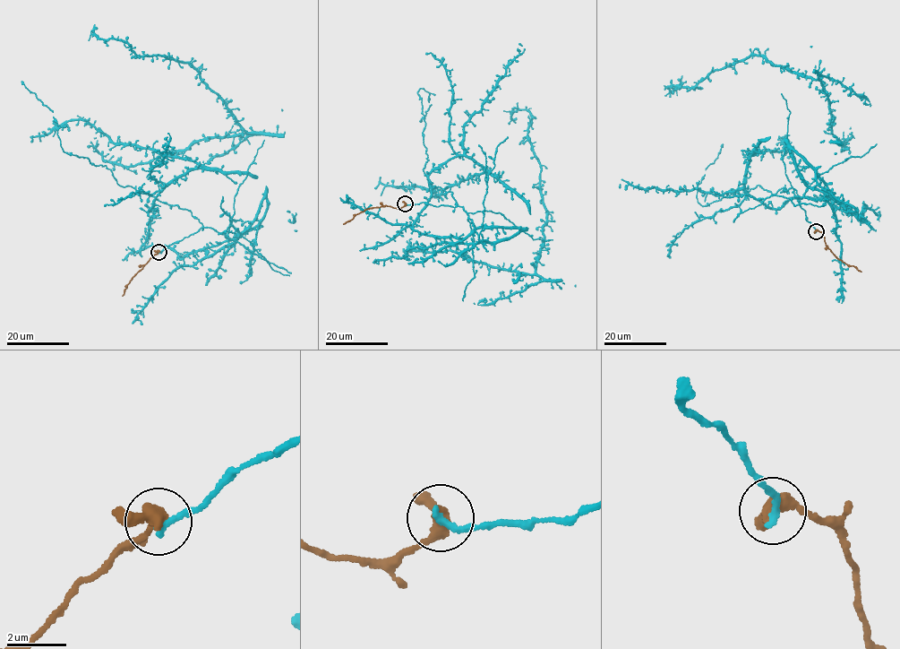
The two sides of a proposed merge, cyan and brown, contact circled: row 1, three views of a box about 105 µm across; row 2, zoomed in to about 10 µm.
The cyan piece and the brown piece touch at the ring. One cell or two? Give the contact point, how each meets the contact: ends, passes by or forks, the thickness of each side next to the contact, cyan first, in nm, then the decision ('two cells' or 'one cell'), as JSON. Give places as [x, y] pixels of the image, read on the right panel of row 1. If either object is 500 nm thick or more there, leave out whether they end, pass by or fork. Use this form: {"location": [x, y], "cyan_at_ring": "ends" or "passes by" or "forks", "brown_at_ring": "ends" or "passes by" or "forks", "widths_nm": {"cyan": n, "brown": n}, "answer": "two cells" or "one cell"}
{"location": [816, 231], "cyan_at_ring": "ends", "brown_at_ring": "passes by", "widths_nm": {"cyan": 240, "brown": 440}, "answer": "one cell"}

